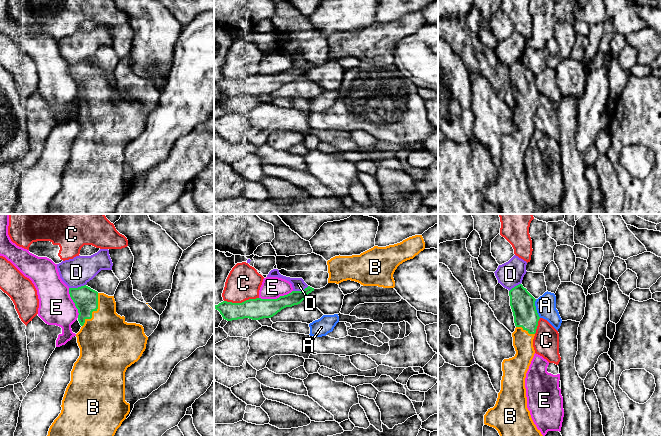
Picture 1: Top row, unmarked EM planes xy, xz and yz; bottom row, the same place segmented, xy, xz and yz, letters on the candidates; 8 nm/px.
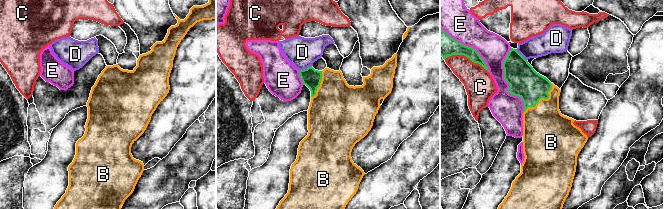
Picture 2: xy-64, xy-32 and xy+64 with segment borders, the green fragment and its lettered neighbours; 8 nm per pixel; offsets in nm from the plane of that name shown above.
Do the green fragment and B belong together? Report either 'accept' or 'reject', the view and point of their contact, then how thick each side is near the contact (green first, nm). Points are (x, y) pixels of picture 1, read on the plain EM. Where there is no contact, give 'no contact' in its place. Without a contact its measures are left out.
accept; meets green in xy at (93, 86); 190 nm thick on the green side, 400 nm on the other

